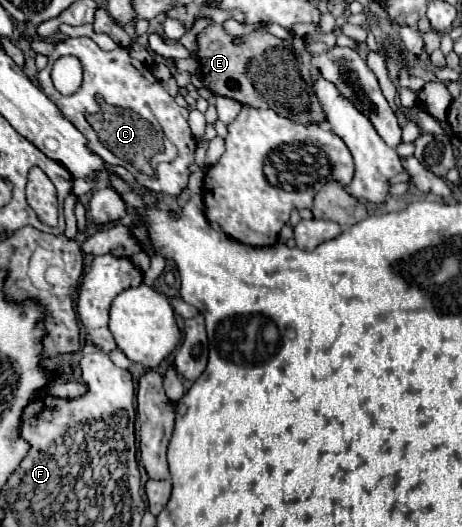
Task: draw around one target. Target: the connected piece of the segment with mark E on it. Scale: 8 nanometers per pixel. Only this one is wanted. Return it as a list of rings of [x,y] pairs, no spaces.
[[[211,23],[197,35],[199,77],[213,95],[239,101],[245,107],[273,109],[279,117],[287,117],[301,125],[323,123],[325,113],[313,91],[313,75],[309,59],[299,55],[287,39],[271,33],[251,31],[245,35],[229,35],[223,25]]]

